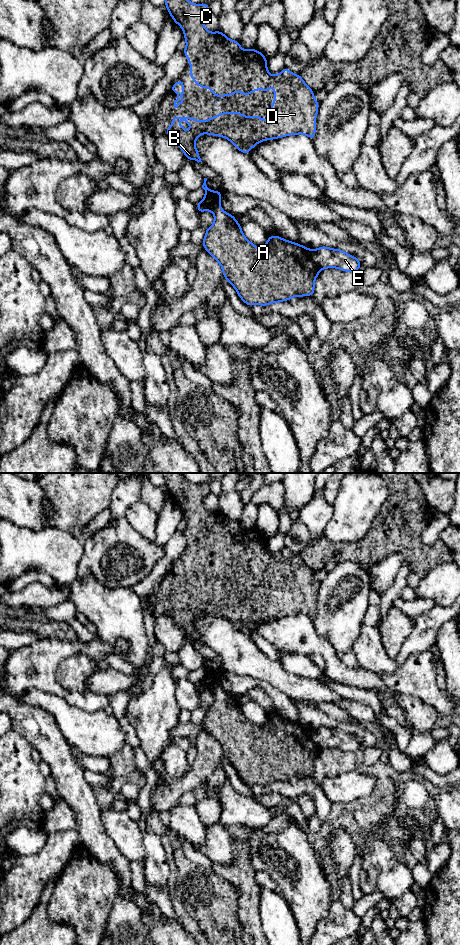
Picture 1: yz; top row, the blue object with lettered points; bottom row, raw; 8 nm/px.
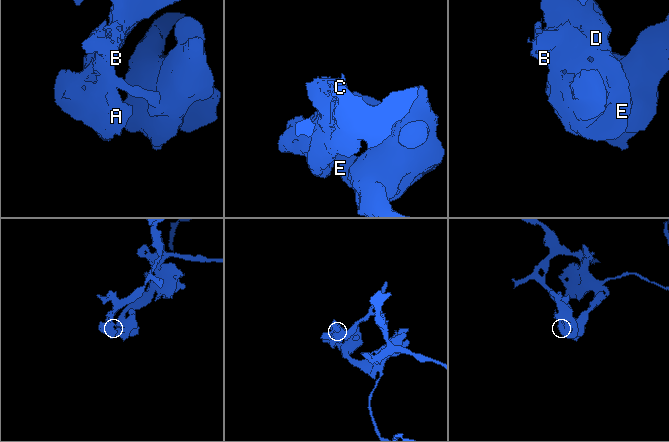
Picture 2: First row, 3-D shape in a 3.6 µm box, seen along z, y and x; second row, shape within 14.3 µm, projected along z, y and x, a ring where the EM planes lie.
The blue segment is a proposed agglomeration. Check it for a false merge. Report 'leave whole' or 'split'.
split

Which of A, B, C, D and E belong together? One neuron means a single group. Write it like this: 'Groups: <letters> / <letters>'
Groups: A B C D / E

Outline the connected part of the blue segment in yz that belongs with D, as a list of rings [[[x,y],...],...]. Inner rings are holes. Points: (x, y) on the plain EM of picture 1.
[[[185,473],[163,474],[165,487],[172,500],[184,512],[186,527],[183,533],[190,543],[190,557],[195,564],[200,568],[209,568],[218,579],[232,576],[235,572],[249,576],[259,568],[263,572],[269,572],[270,565],[274,566],[274,583],[270,585],[270,591],[274,595],[272,600],[264,600],[261,596],[244,596],[241,592],[221,592],[209,600],[195,600],[190,596],[171,596],[170,599],[174,603],[166,609],[166,615],[173,618],[187,639],[202,643],[194,623],[203,613],[228,619],[235,628],[246,635],[262,621],[298,614],[314,619],[319,582],[314,577],[314,571],[305,563],[301,555],[293,554],[286,547],[278,555],[270,554],[267,538],[257,529],[242,529],[239,521],[229,519],[219,510],[210,512],[205,508],[204,499],[211,493],[207,483],[194,484],[187,480]],[[179,600],[185,600],[190,605],[189,612],[178,603]]]

